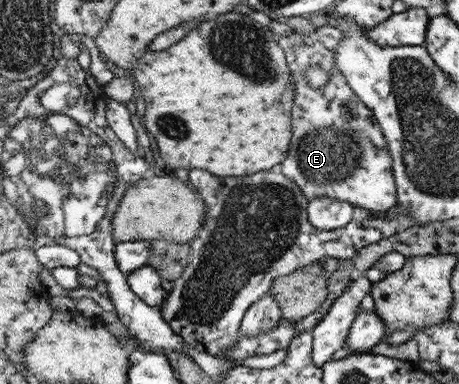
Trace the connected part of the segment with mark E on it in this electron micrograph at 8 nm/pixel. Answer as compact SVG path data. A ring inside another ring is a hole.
M294 32L290 36L280 37L277 40L286 53L291 76L296 84L293 106L295 136L291 138L291 152L287 154L287 160L281 164L283 176L294 181L309 201L314 198L329 197L345 200L356 208L381 215L390 211L398 204L398 193L397 182L394 180L393 160L387 148L385 134L371 108L359 98L350 87L345 74L336 67L334 51L321 44L313 35ZM314 64L328 70L329 75L329 80L318 89L312 87L306 79L308 66L314 66Z

